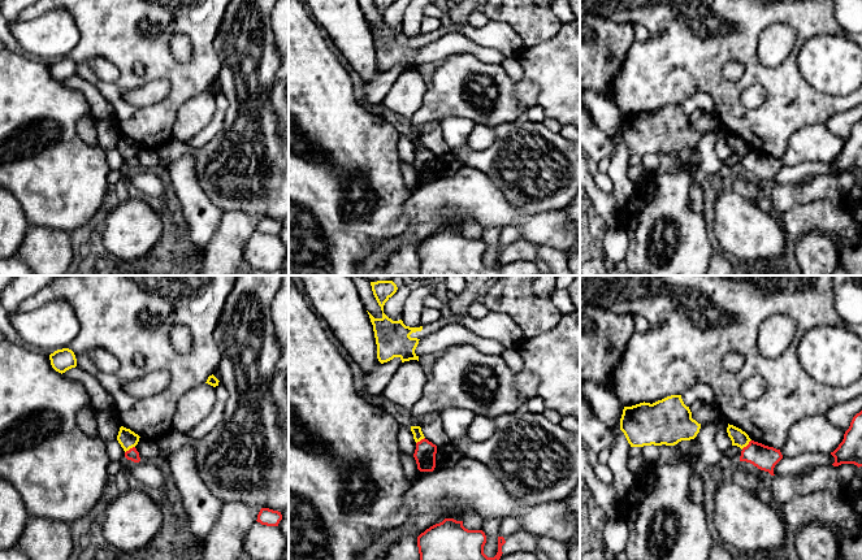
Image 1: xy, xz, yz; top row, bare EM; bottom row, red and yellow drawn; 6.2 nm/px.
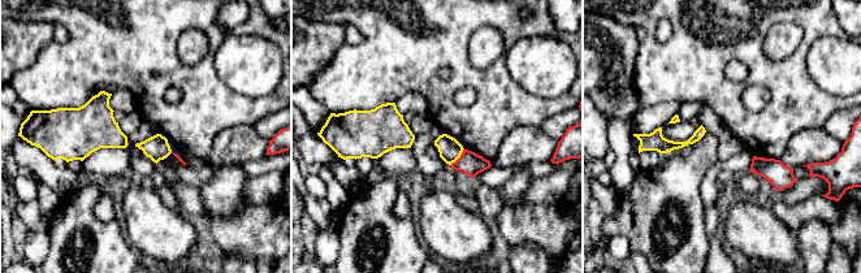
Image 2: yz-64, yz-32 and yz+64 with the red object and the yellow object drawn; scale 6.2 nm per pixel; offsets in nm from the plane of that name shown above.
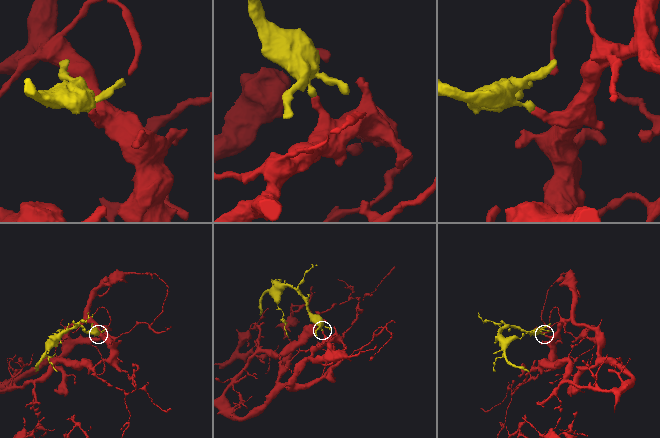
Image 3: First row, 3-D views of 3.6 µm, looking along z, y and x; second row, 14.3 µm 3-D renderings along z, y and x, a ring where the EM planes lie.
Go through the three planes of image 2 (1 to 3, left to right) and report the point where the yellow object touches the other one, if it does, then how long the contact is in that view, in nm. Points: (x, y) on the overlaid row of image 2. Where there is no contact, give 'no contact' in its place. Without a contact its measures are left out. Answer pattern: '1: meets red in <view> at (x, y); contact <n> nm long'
1: no contact
2: meets red in yz-32 at (459, 157); contact 140 nm long
3: no contact

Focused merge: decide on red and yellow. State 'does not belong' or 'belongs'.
does not belong

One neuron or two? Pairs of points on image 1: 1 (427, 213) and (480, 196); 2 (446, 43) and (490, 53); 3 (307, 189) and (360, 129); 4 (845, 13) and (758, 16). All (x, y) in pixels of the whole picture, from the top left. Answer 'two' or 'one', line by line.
1: one
2: one
3: one
4: two

